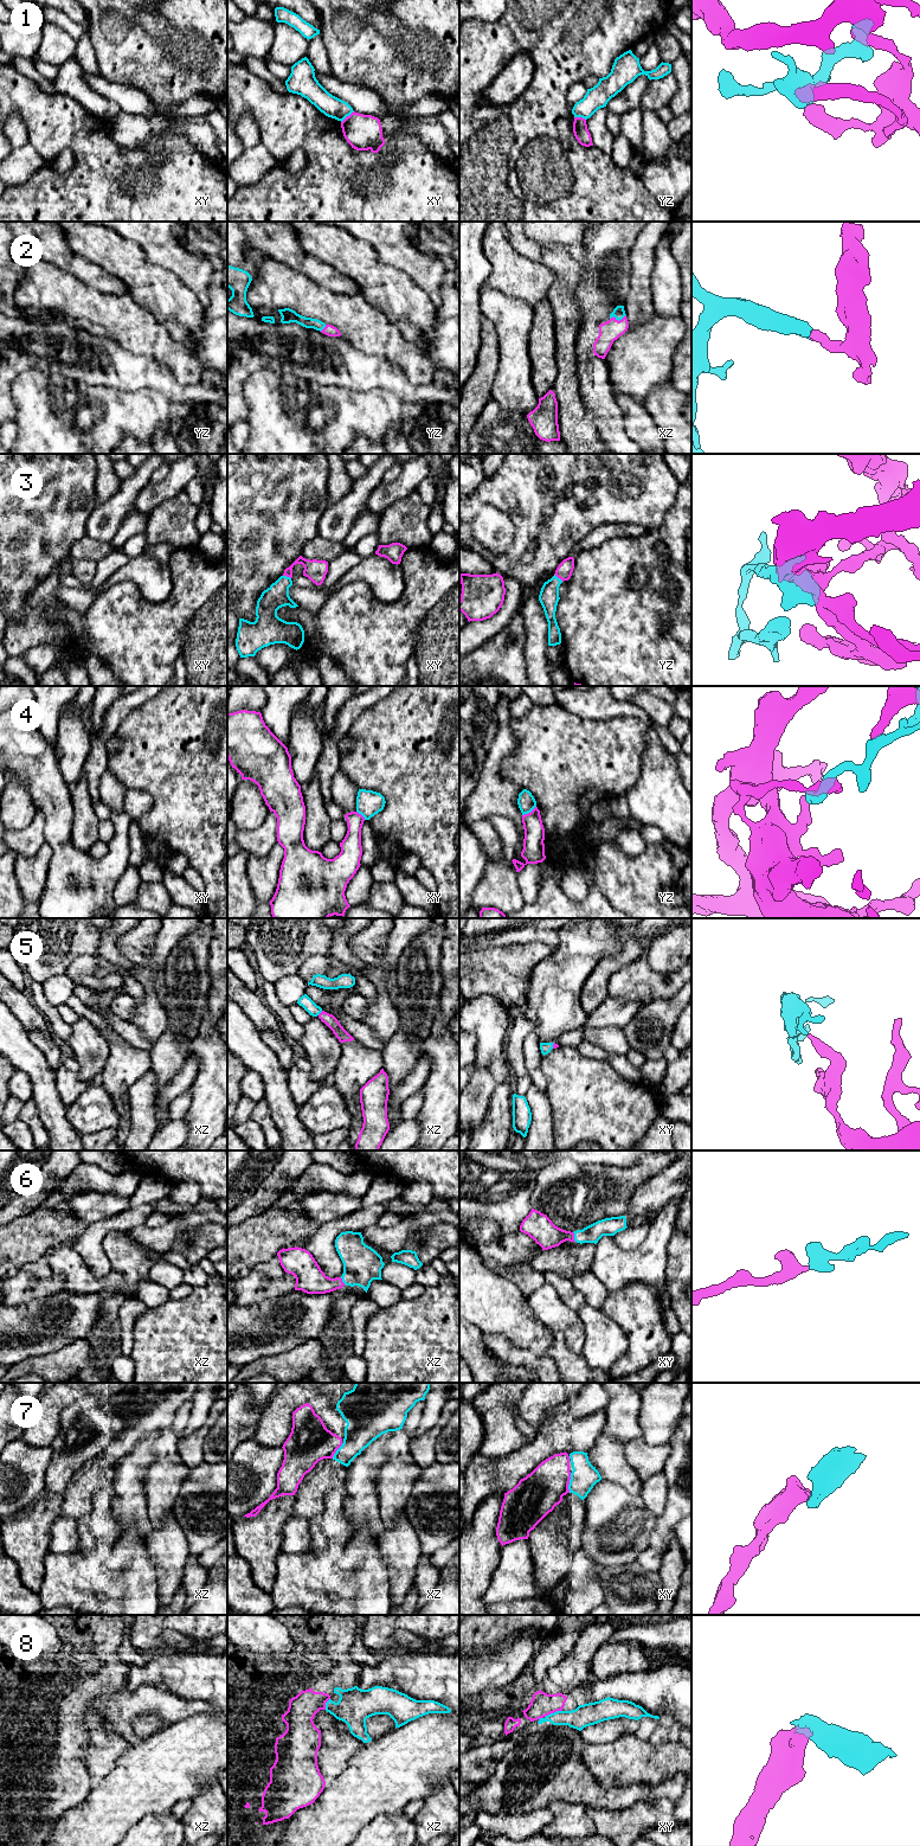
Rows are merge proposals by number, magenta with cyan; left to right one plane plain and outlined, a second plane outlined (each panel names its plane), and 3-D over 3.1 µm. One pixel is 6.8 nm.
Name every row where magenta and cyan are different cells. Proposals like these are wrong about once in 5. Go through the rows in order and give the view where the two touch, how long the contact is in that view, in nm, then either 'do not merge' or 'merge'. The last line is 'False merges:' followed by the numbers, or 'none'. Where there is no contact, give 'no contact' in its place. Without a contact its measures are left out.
1: meets magenta in xy; contact 120 nm long; do not merge
2: meets magenta in xz; contact 120 nm long; merge
3: meets magenta in yz; contact 80 nm long; merge
4: meets magenta in yz; contact 120 nm long; do not merge
5: meets magenta in xz; contact 50 nm long; merge
6: meets magenta in xy; contact 70 nm long; merge
7: meets magenta in xy; contact 140 nm long; merge
8: meets magenta in xy; contact 130 nm long; do not merge
False merges: 1, 4, 8

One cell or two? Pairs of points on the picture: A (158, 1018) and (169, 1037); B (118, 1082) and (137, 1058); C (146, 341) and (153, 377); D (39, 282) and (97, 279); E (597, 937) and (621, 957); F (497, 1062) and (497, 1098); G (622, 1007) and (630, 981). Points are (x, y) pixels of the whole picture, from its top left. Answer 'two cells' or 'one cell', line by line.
A: two cells
B: one cell
C: two cells
D: two cells
E: two cells
F: two cells
G: two cells

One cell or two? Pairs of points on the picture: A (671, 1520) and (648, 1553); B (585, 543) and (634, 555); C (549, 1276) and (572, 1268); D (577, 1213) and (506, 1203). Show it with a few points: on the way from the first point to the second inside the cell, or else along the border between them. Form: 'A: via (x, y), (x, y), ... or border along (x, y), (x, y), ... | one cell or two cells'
A: via (664, 1529), (656, 1545) | one cell
B: border along (625, 538), (609, 538), (573, 557) | two cells
C: border along (544, 1273), (552, 1271), (571, 1280) | two cells
D: border along (535, 1179), (531, 1196), (531, 1207) | two cells

